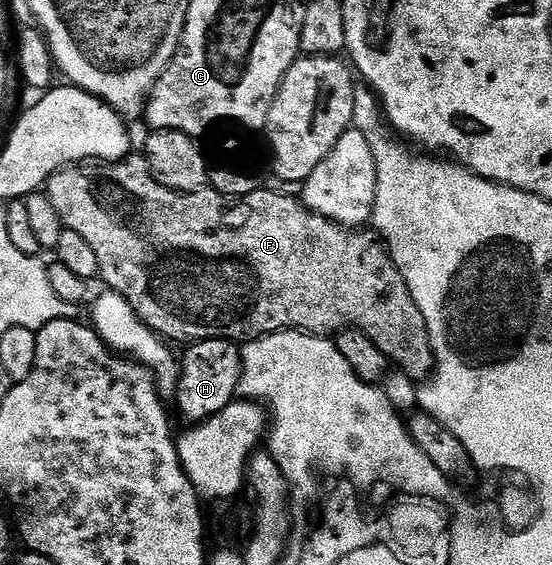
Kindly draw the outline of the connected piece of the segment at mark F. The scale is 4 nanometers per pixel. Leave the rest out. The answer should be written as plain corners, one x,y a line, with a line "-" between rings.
130,154
124,160
112,162
87,162
84,164
71,164
61,168
49,180
47,195
51,206
59,214
61,223
66,229
79,238
87,241
87,246
95,250
95,258
99,258
99,276
105,279
104,287
111,292
118,292
122,298
135,310
135,314
143,323
166,341
185,340
196,342
198,340
232,340
234,342
248,342
260,340
262,336
270,336
272,332
296,330
307,332
315,336
332,337
334,334
346,329
357,329
367,336
384,354
388,363
396,371
403,373
414,382
424,382
433,375
433,347
429,341
427,322
415,306
415,298
411,298
411,290
407,282
389,257
388,251
372,235
364,236
361,230
350,230
342,224
331,222
319,214
311,211
307,205
302,204
296,195
284,196
281,192
264,192
258,190
246,196
224,196
214,188
203,187
197,192
176,192
159,182
149,174
149,167
144,155

